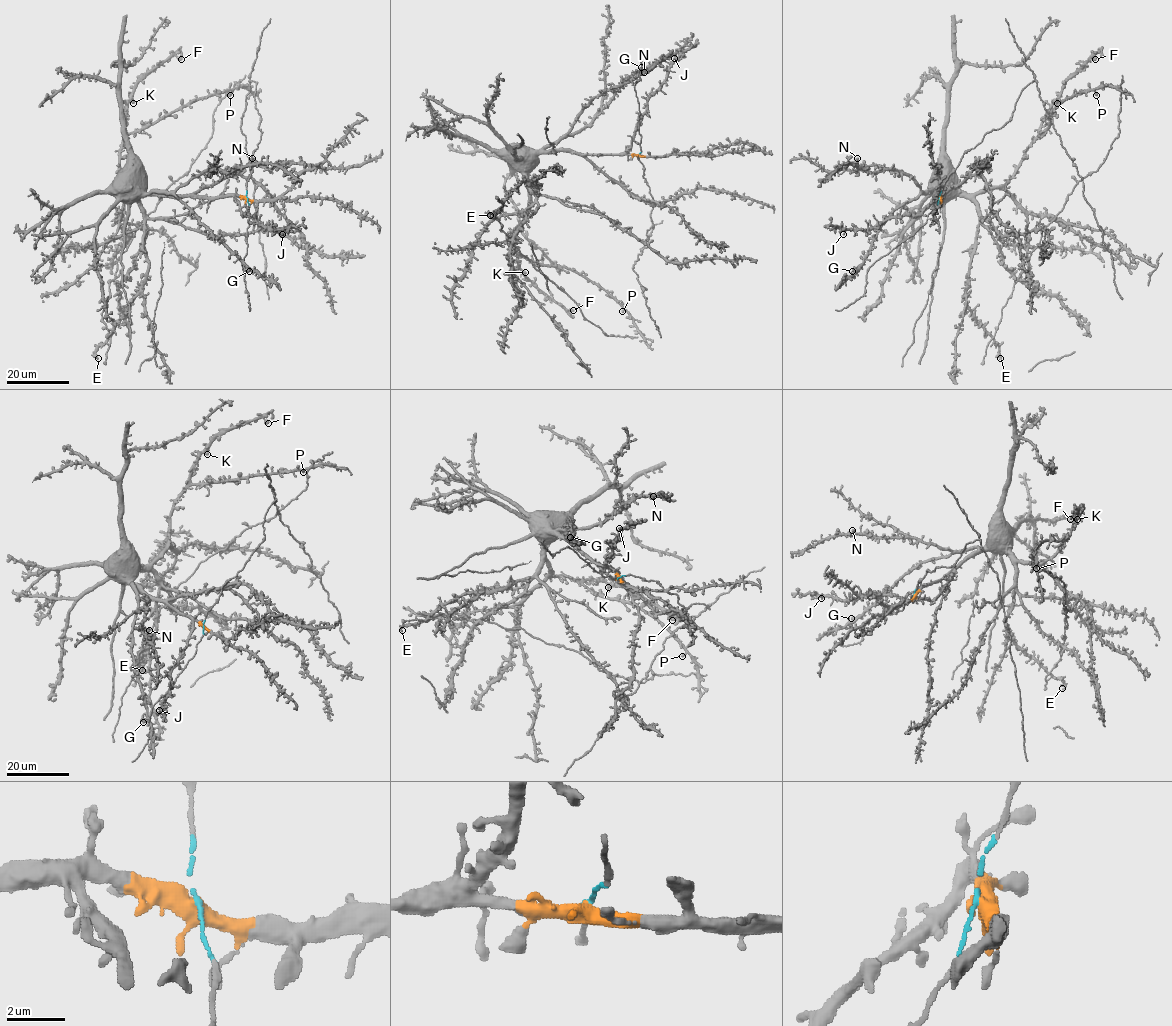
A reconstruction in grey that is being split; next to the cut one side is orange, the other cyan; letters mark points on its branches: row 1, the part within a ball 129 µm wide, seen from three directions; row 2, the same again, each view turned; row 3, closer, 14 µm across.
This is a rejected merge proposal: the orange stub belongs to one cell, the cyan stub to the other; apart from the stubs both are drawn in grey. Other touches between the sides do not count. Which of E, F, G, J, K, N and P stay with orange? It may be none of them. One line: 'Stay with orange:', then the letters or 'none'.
Stay with orange: E, F, G, J, K, N, P

